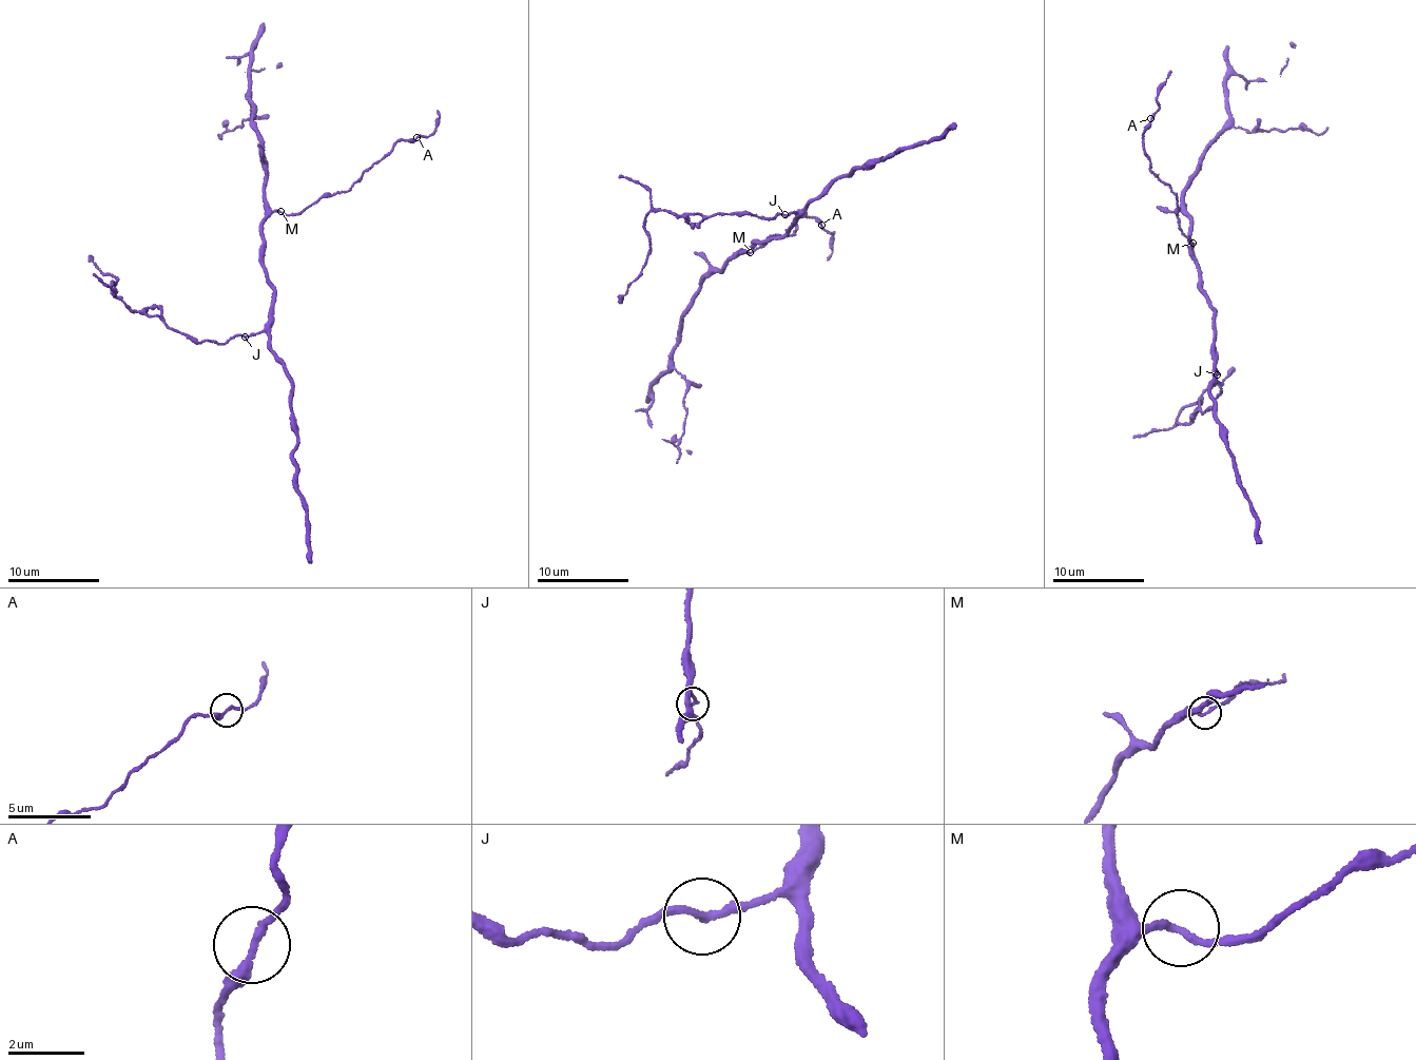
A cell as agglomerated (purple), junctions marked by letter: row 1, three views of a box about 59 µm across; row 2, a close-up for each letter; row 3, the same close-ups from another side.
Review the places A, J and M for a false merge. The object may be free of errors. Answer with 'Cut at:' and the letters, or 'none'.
Cut at: none

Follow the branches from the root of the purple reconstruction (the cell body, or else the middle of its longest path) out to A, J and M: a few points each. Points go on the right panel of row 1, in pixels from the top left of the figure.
A: (1204, 289), (1191, 248), (1195, 243), (1180, 227), (1178, 201), (1169, 184), (1153, 174), (1143, 149), (1150, 119)
J: (1204, 289), (1214, 314), (1211, 352), (1216, 374)
M: (1204, 289), (1193, 242)

